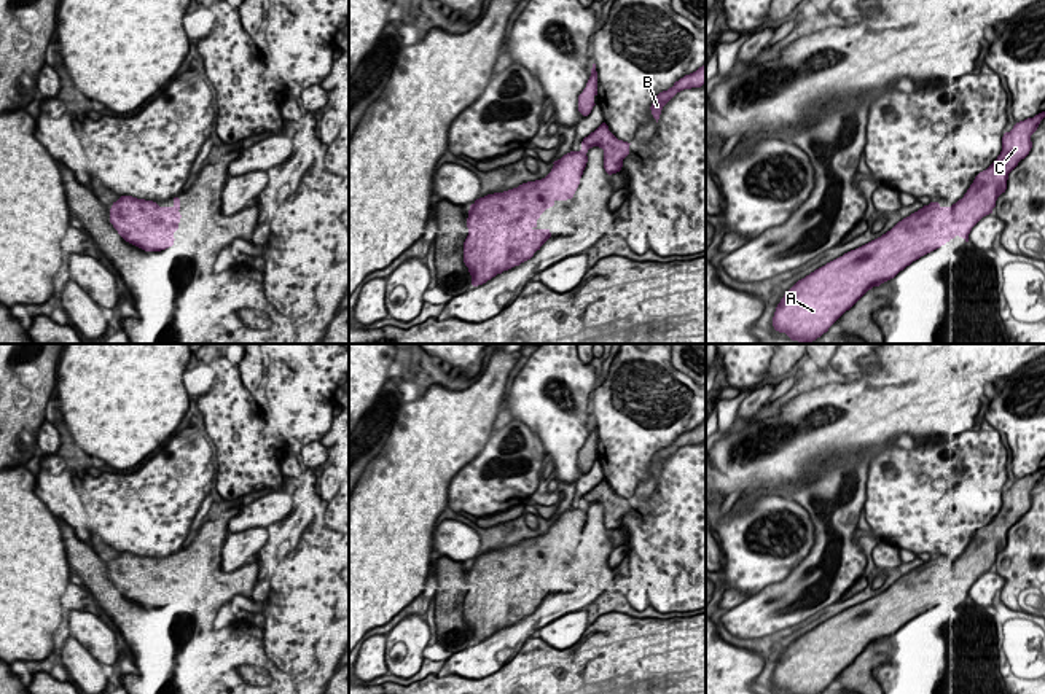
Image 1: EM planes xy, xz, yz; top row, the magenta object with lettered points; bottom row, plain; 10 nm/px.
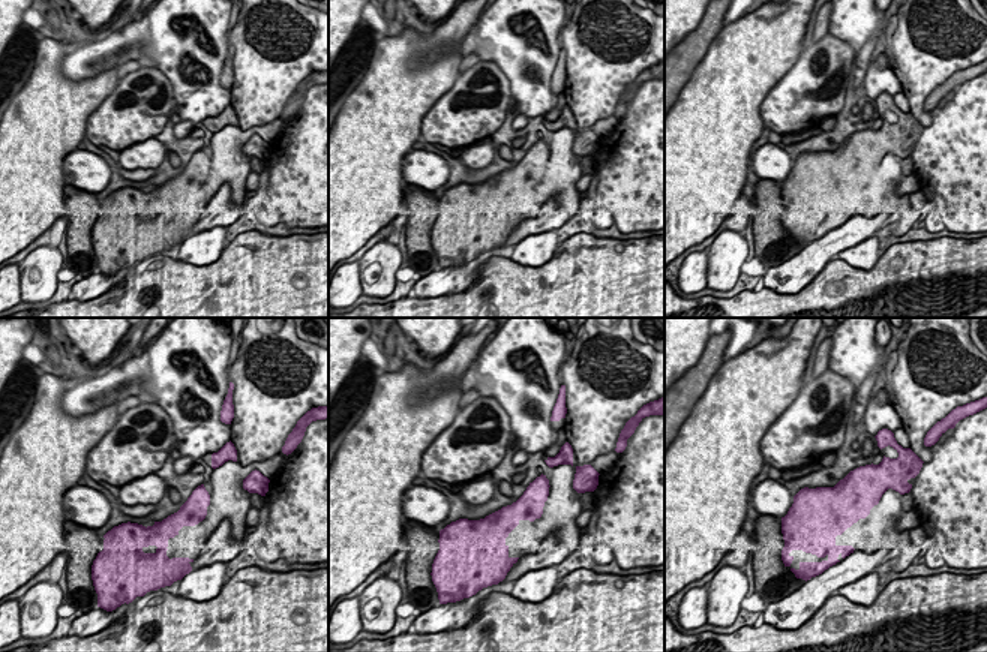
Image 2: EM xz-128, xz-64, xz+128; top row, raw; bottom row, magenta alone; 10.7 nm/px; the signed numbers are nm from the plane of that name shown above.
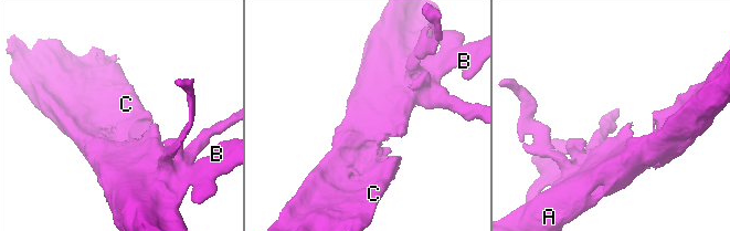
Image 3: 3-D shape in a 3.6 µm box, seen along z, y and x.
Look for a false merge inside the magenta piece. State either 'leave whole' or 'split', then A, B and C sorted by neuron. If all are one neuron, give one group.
leave whole; A B C

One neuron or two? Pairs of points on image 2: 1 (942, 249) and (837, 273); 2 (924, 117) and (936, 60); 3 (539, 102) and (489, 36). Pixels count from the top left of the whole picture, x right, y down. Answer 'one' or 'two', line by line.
1: one
2: one
3: one

